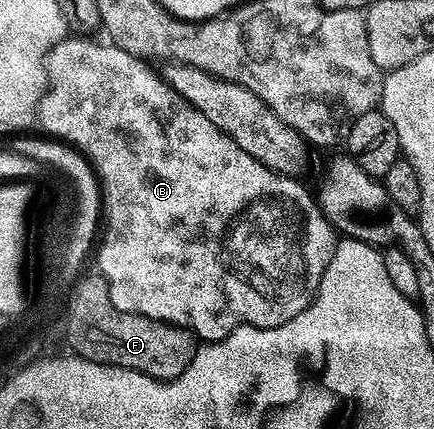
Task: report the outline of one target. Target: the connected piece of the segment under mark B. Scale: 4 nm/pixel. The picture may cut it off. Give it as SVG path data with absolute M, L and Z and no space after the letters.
M67 36L51 48L46 57L46 75L48 85L42 101L38 103L36 115L37 125L47 130L45 133L51 139L67 143L83 155L93 167L97 182L101 187L101 205L104 207L104 230L106 239L102 247L97 247L98 266L110 289L112 304L125 314L143 314L161 322L171 322L173 326L182 326L193 332L194 337L203 343L224 340L238 326L258 326L262 330L271 330L273 326L292 320L300 312L310 307L320 288L320 280L324 276L324 268L334 255L336 231L328 219L322 214L315 195L309 194L298 183L297 177L289 174L277 174L270 170L260 160L248 156L236 140L232 140L204 112L200 112L184 96L176 93L161 73L153 70L149 61L121 50L113 44L101 46L98 42L90 42L86 36Z

